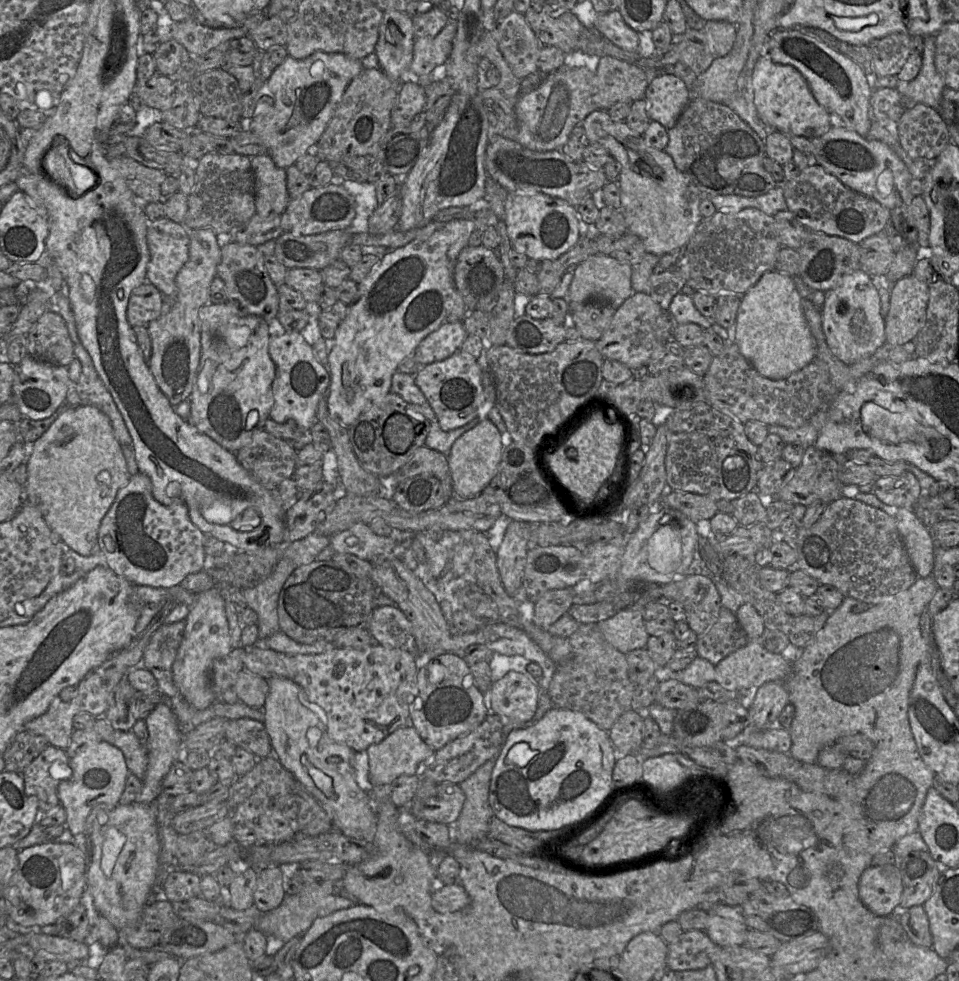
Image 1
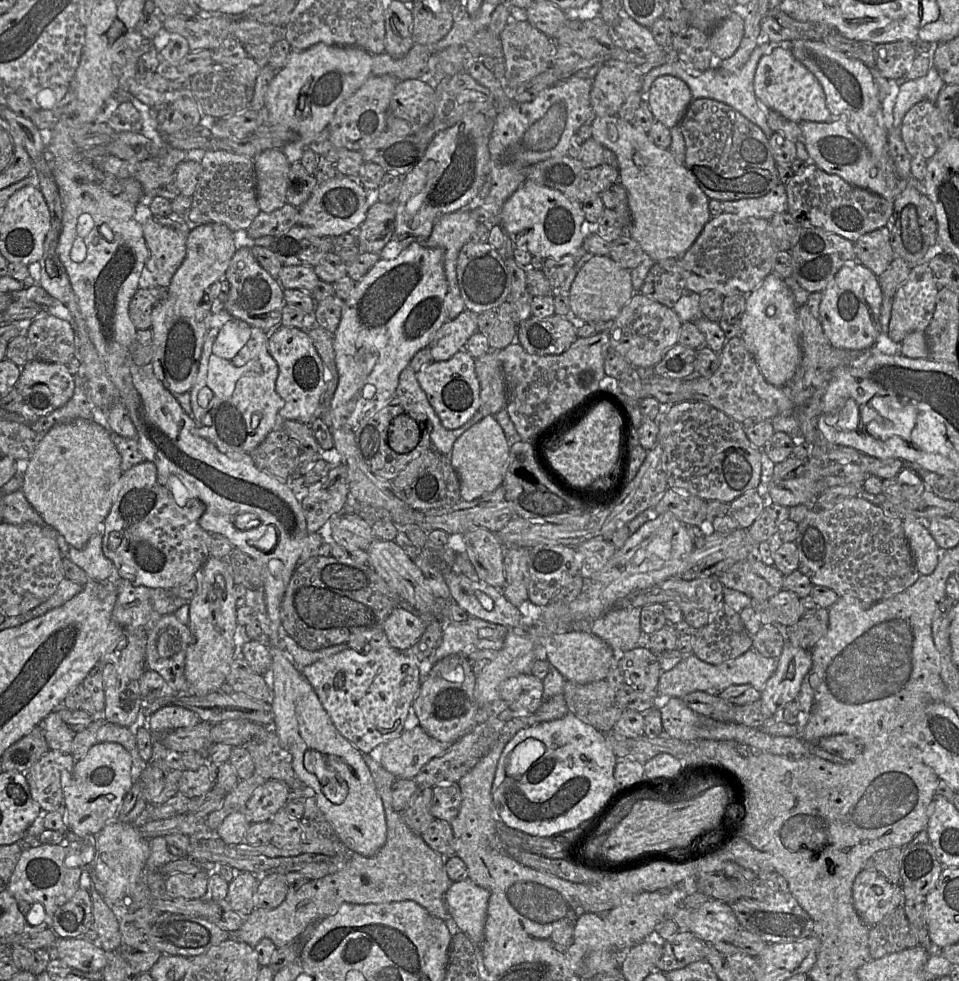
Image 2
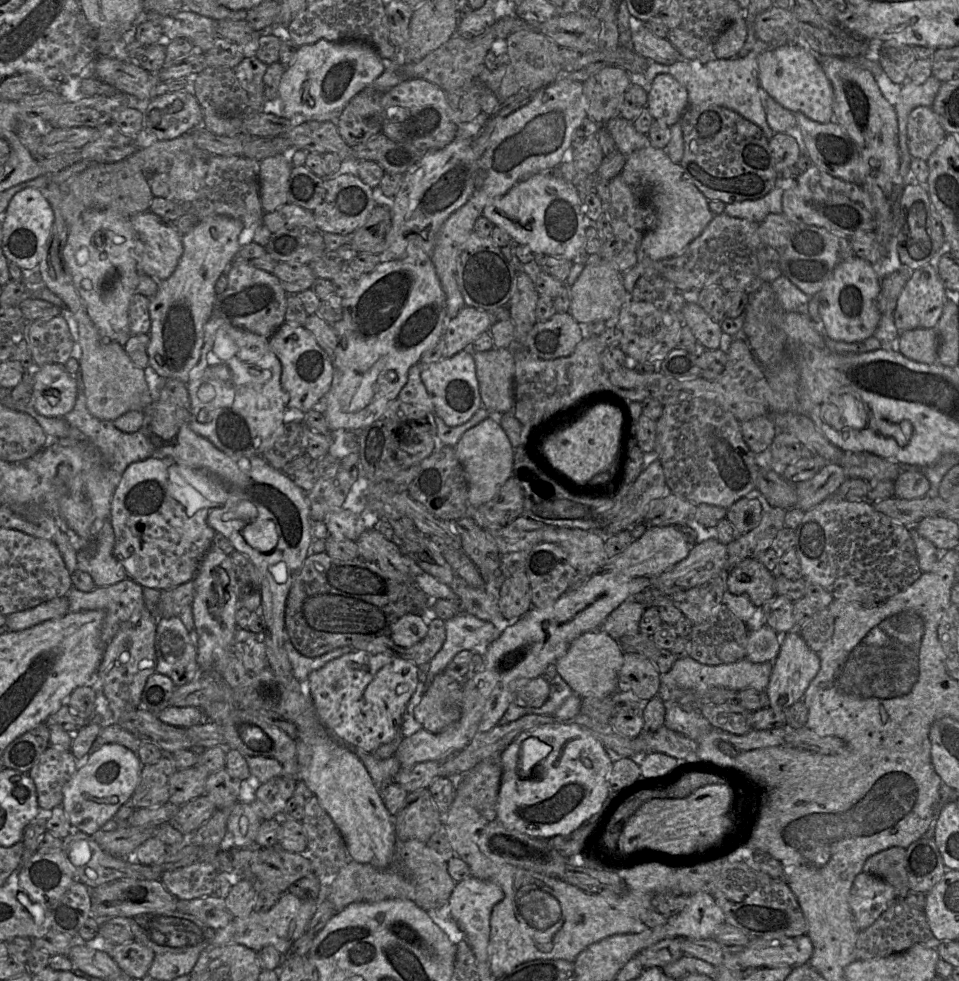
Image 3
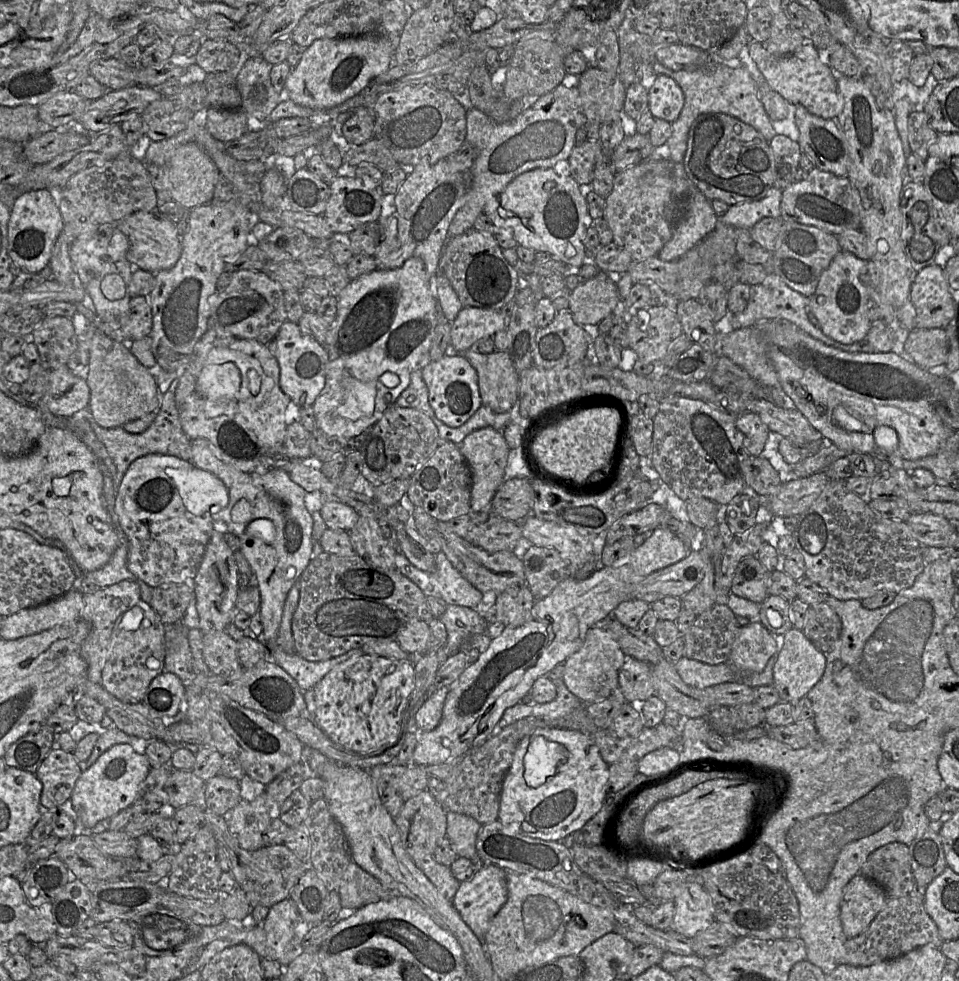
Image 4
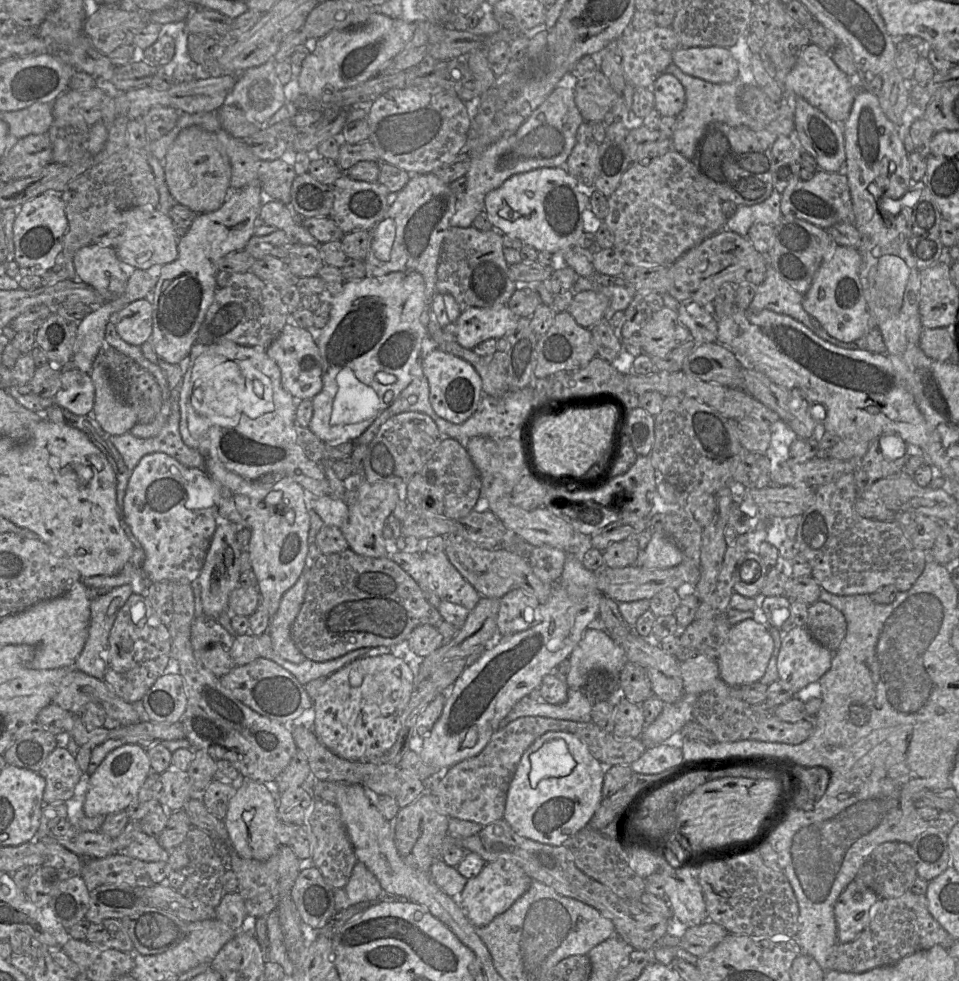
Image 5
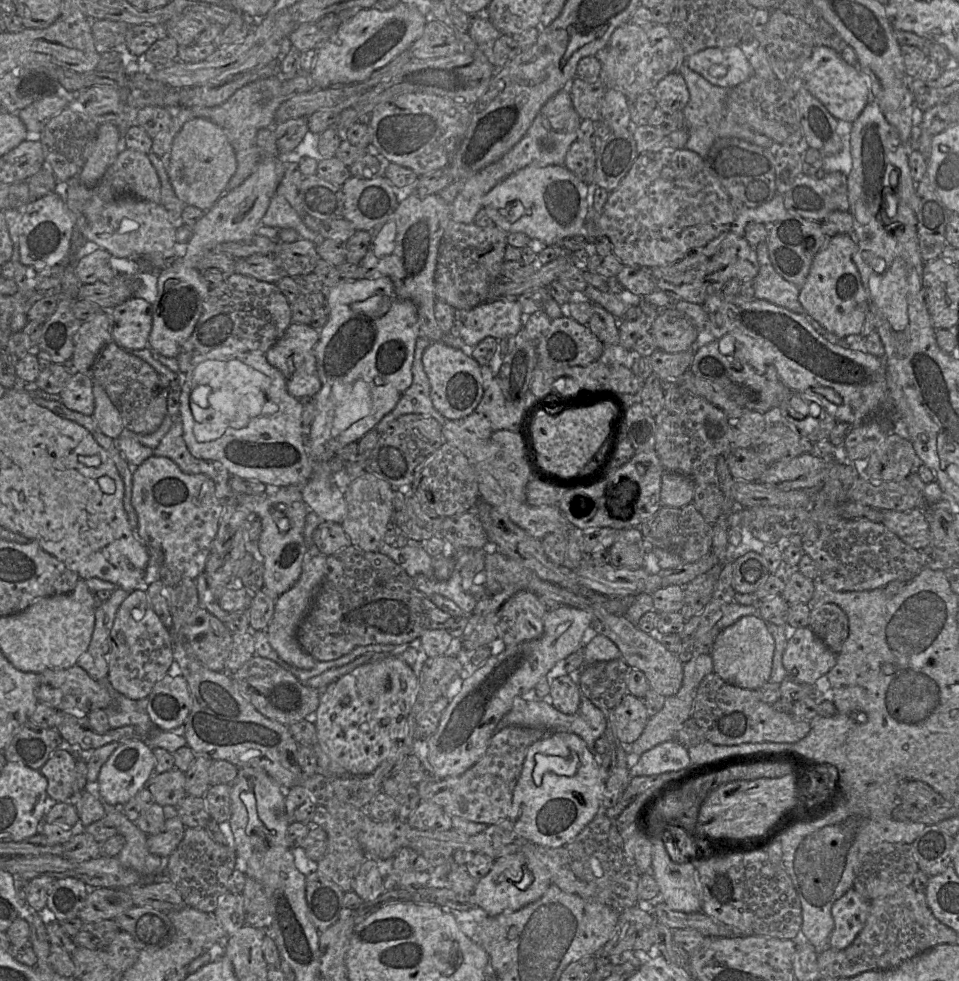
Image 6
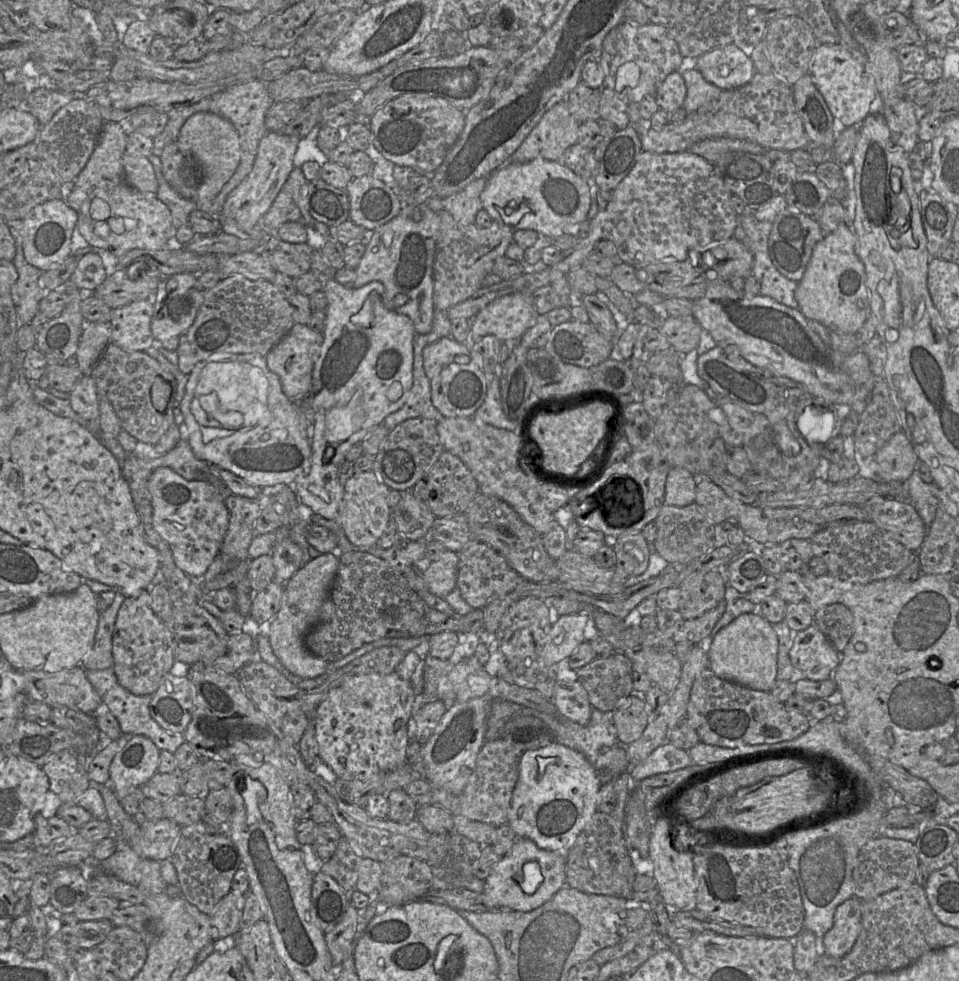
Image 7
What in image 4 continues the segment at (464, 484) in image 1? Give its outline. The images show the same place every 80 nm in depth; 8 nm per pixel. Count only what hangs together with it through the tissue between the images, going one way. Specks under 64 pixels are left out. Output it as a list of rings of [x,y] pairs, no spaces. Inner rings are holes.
[[[492,427],[481,428],[468,434],[459,449],[467,462],[472,475],[470,508],[473,514],[486,511],[497,489],[505,480],[505,469],[510,448],[501,431]]]

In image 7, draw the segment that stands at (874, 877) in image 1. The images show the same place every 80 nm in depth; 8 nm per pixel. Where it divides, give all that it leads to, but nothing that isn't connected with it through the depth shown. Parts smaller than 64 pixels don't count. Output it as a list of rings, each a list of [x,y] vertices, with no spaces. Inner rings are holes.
[[[853,896],[835,910],[834,924],[821,939],[825,955],[842,958],[853,948],[862,930],[862,901]]]

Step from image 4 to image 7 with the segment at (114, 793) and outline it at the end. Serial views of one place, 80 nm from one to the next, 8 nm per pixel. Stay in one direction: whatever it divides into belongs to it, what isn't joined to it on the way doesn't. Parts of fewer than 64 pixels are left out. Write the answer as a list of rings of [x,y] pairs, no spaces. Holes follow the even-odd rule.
[[[133,735],[116,754],[110,766],[109,785],[119,801],[157,773],[159,756],[160,749],[141,735]]]

